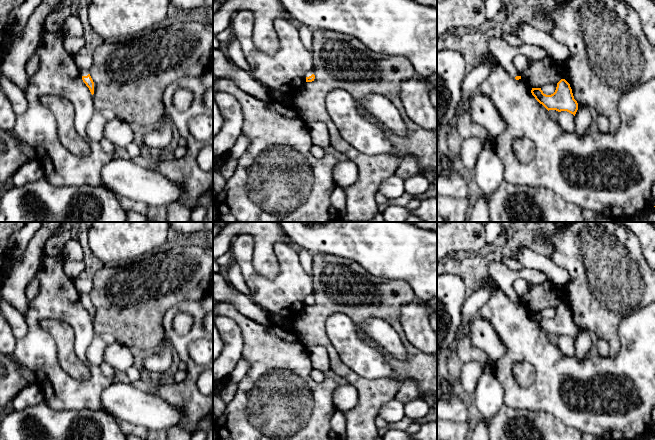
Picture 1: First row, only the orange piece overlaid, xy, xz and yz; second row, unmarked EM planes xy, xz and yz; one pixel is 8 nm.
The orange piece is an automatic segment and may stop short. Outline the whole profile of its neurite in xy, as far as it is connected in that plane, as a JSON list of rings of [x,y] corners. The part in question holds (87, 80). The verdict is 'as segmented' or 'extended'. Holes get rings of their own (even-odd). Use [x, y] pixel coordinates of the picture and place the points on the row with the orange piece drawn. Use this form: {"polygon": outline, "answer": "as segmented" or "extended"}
{"polygon": [[[86,69],[80,70],[80,74],[82,76],[83,82],[86,84],[91,94],[93,95],[94,94],[94,82],[89,74],[89,70],[86,70]]], "answer": "extended"}

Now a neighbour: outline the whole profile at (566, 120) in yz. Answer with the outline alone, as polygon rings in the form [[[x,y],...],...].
[[[559,112],[558,119],[556,120],[558,125],[567,133],[572,134],[576,132],[576,121],[574,115],[567,112]]]

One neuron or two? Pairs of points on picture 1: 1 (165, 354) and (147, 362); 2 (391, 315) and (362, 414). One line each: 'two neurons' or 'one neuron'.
1: one neuron
2: one neuron

